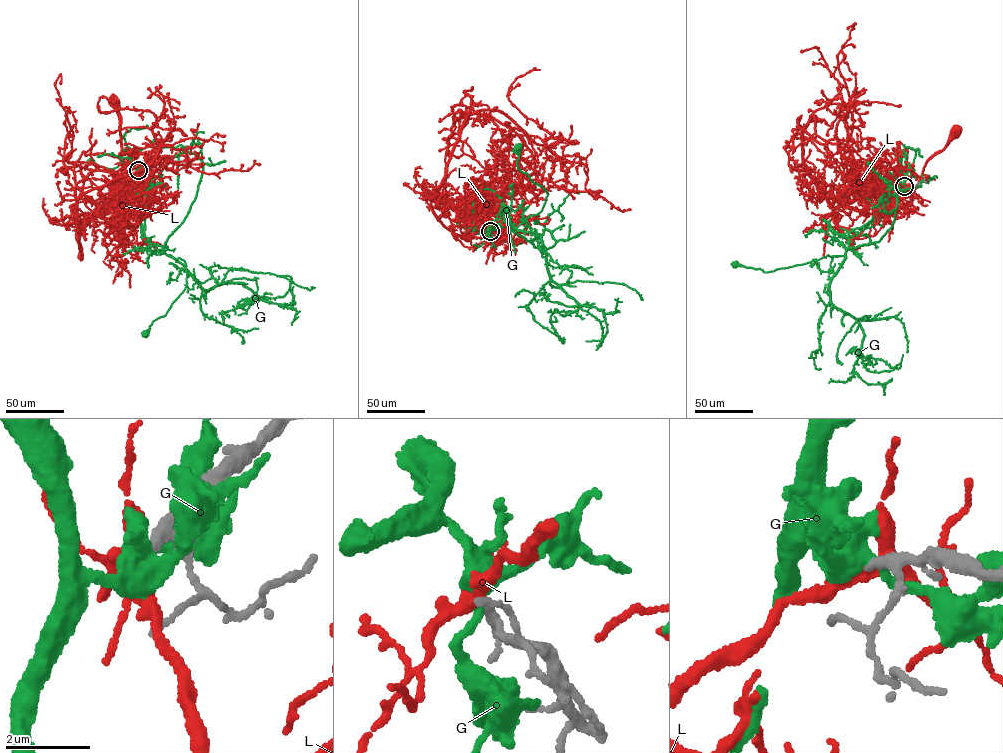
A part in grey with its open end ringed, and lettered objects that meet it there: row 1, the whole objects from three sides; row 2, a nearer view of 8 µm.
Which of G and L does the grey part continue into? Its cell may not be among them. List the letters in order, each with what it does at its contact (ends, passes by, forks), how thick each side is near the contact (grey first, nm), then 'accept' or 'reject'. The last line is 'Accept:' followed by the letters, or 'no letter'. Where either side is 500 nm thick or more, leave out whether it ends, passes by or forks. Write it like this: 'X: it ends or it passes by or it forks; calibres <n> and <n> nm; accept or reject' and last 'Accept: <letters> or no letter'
G: it forks; calibres 200 and 320 nm; reject
L: it forks; calibres 190 and 320 nm; accept
Accept: L

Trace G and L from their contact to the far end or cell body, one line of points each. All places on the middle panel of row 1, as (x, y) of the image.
G: (490, 231), (478, 227), (489, 226), (501, 216), (516, 228), (541, 211), (547, 194), (518, 168), (518, 147)
L: (490, 231), (492, 225), (484, 215), (475, 215), (463, 239), (469, 240), (474, 232), (473, 237), (468, 235)

